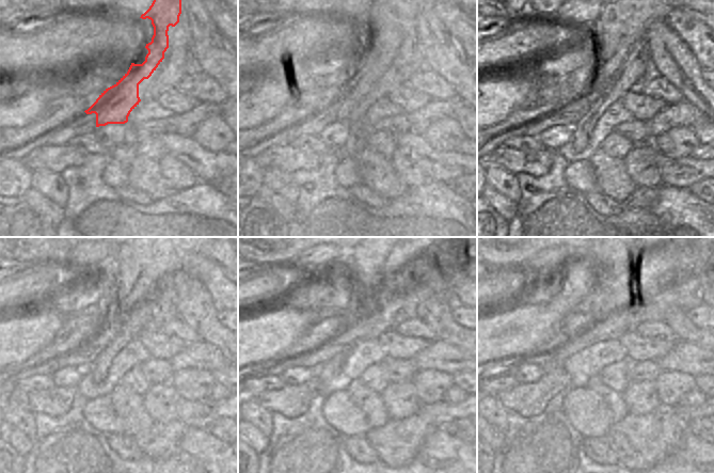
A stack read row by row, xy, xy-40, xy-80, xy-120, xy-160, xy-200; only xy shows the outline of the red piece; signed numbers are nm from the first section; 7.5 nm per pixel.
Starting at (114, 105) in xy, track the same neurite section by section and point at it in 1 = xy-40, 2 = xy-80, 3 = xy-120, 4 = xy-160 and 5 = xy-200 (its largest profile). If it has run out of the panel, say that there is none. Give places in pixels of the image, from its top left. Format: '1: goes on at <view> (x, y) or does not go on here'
1: goes on at xy-40 (389, 19)
2: goes on at xy-80 (619, 31)
3: goes on at xy-120 (142, 263)
4: goes on at xy-160 (381, 259)
5: goes on at xy-200 (614, 258)

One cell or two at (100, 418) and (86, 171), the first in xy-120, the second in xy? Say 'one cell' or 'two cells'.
two cells

